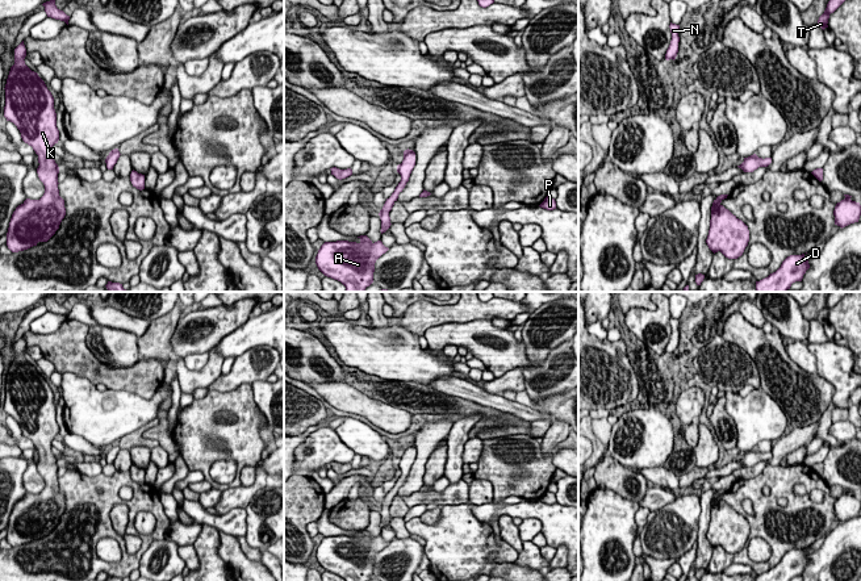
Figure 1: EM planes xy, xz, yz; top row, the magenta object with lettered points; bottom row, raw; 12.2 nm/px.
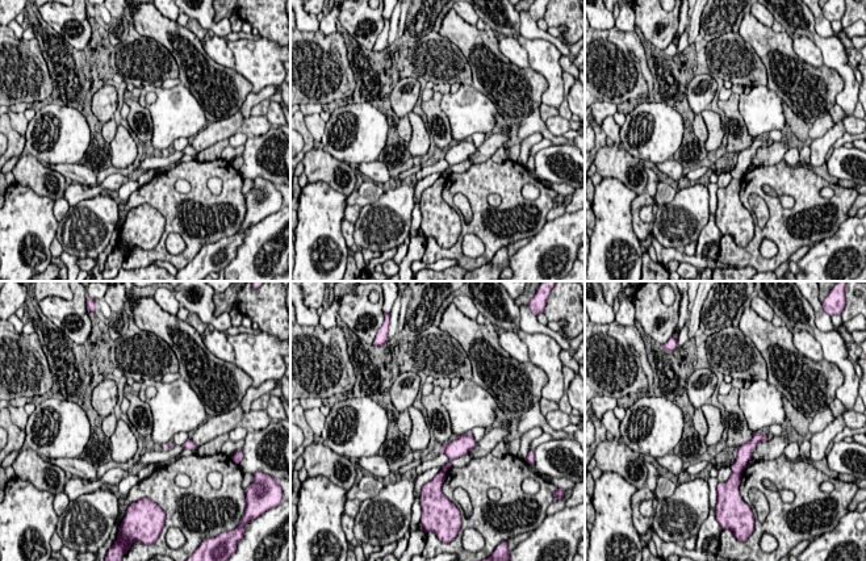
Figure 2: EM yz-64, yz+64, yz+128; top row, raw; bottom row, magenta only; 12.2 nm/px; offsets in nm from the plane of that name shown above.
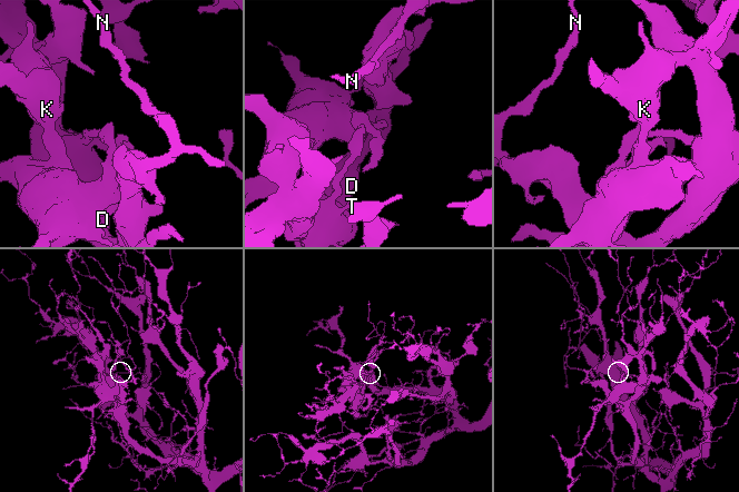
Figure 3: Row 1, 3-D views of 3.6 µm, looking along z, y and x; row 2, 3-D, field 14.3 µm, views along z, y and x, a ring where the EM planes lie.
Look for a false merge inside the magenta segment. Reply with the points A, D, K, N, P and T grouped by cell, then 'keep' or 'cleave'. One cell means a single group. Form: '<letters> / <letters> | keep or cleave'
A D N P T / K | cleave

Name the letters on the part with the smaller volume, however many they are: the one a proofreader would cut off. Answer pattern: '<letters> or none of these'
K

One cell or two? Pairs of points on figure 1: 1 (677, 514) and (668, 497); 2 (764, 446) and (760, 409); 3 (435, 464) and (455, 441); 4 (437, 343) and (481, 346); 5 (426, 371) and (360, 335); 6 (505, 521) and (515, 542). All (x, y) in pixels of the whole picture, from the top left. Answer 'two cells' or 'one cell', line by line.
1: two cells
2: two cells
3: two cells
4: one cell
5: one cell
6: one cell

